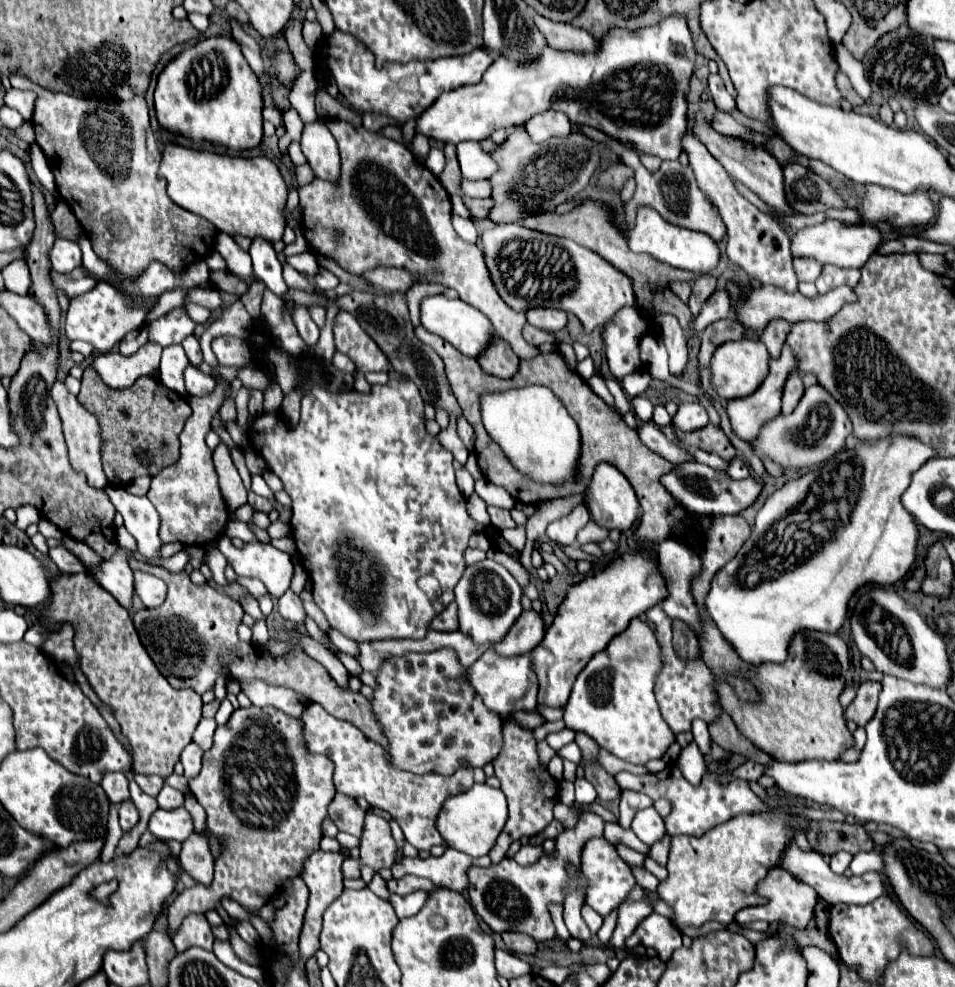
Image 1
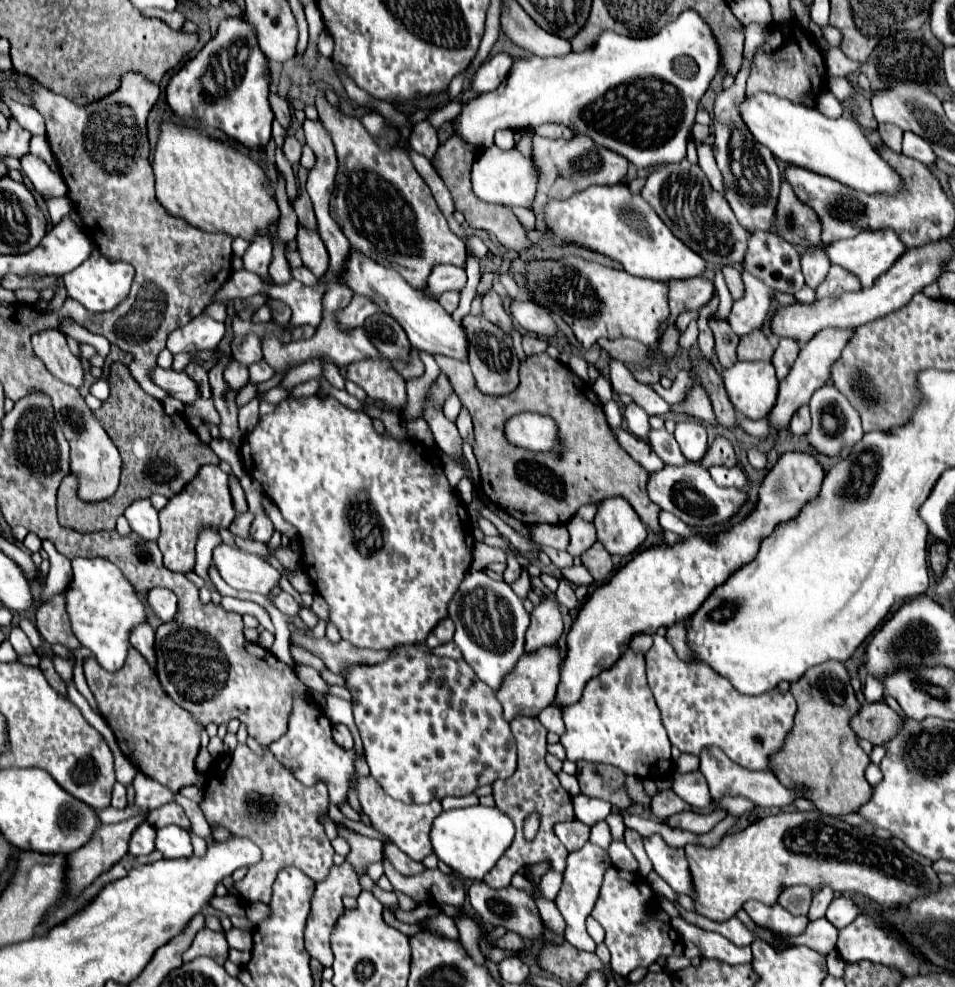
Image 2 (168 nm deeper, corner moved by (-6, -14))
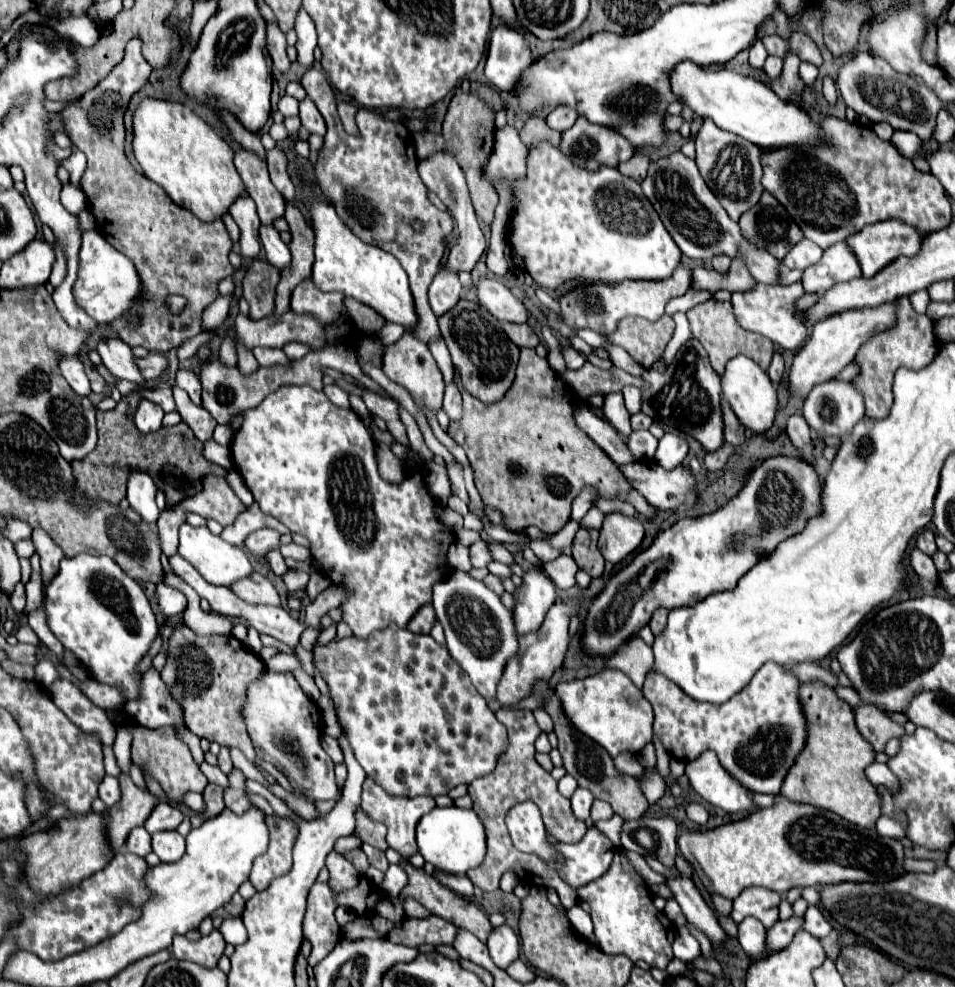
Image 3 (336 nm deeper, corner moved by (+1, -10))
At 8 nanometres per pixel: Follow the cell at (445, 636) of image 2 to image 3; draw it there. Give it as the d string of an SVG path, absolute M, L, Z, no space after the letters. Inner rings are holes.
M429 602L427 606L423 606L423 610L419 610L419 614L415 614L415 618L411 618L411 622L407 624L407 630L415 634L429 634L429 630L433 628L433 622L435 622L435 610Z

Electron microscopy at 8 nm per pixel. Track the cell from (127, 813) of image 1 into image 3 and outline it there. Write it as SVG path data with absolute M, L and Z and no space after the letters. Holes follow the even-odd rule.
M145 828L131 830L131 834L125 842L125 850L133 852L137 856L147 856L151 852L151 834Z

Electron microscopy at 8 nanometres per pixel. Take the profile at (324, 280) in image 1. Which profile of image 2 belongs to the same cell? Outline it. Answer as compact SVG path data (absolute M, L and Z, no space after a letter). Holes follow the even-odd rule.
M302 266L302 268L294 268L294 278L300 280L302 284L306 284L306 286L316 286L316 284L320 282L320 280L318 280L308 268L304 268L304 266Z

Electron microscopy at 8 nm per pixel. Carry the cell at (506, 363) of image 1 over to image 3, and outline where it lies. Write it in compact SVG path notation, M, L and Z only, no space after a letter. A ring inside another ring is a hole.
M459 300L451 310L437 318L445 344L451 352L453 364L461 376L463 388L477 400L491 404L503 398L505 390L515 378L519 362L519 348L507 338L501 322L495 320L483 306L471 300Z

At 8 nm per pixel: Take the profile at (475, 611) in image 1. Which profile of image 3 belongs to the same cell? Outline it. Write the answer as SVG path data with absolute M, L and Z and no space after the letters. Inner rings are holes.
M453 572L451 578L435 582L433 608L445 628L449 654L469 674L477 692L485 700L493 700L505 664L517 652L513 612L501 604L499 596L493 590L489 590L481 580L471 578L467 572Z

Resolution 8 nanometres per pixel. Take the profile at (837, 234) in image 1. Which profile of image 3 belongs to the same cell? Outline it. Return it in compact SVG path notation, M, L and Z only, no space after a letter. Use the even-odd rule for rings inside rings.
M887 220L887 222L877 222L877 224L871 224L871 226L865 226L861 232L849 236L847 238L847 244L855 252L859 264L861 264L863 276L865 278L871 278L871 274L877 274L879 270L883 270L883 266L887 266L887 262L893 262L893 258L917 254L923 238L925 238L925 234L919 234L915 230L915 226L911 228L905 222Z

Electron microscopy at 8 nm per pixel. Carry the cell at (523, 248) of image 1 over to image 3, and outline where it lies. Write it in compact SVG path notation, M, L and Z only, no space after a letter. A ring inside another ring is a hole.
M677 266L671 278L665 280L625 280L619 284L589 284L589 286L579 286L565 294L559 300L561 306L561 318L571 326L571 328L589 328L599 334L611 334L619 318L625 316L639 316L645 320L659 320L663 316L665 304L675 298L683 296L687 290L691 290L691 270L687 266Z

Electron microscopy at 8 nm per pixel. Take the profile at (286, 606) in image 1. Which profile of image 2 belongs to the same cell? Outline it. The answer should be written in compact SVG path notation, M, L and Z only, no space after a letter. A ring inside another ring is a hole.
M280 592L278 596L276 596L276 608L282 612L282 614L288 614L288 616L296 616L298 612L300 612L300 604L294 600L294 596L292 594L288 594L288 592Z

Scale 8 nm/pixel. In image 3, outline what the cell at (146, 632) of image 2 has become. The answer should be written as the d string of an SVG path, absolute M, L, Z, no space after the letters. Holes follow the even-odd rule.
M153 666L141 678L141 698L129 702L125 712L135 724L151 730L181 720L181 706L171 698L165 682Z

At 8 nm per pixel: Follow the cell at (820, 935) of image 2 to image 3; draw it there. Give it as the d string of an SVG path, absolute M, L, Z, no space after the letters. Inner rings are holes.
M745 918L739 924L739 944L749 956L761 956L765 952L765 926L755 918Z

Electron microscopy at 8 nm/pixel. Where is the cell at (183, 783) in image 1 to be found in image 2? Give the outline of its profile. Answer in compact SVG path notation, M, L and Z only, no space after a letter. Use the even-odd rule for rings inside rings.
M138 772L134 778L134 790L136 790L134 804L150 808L150 810L164 806L168 802L174 802L174 798L176 798L176 792L170 792L168 786L156 784L154 780L146 778L142 772Z

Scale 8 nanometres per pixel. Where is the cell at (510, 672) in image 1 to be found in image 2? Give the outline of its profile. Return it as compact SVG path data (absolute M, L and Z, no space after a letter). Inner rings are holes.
M556 646L538 650L534 654L524 654L518 660L518 666L506 676L506 682L496 690L496 696L504 708L504 718L510 722L516 716L532 716L536 718L540 710L550 706L556 696L556 686L558 686L558 676L560 676L560 654Z

